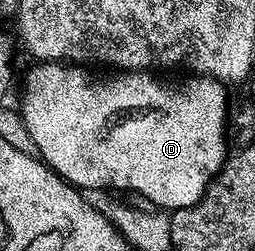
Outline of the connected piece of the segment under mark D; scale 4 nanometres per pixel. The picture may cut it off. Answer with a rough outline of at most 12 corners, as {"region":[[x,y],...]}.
{"region":[[37,62],[19,111],[74,188],[190,208],[226,85]]}

